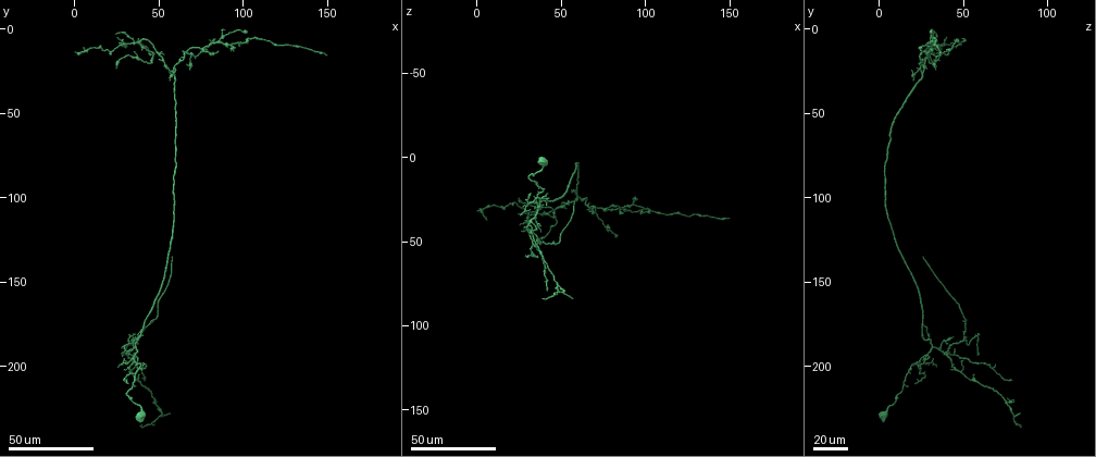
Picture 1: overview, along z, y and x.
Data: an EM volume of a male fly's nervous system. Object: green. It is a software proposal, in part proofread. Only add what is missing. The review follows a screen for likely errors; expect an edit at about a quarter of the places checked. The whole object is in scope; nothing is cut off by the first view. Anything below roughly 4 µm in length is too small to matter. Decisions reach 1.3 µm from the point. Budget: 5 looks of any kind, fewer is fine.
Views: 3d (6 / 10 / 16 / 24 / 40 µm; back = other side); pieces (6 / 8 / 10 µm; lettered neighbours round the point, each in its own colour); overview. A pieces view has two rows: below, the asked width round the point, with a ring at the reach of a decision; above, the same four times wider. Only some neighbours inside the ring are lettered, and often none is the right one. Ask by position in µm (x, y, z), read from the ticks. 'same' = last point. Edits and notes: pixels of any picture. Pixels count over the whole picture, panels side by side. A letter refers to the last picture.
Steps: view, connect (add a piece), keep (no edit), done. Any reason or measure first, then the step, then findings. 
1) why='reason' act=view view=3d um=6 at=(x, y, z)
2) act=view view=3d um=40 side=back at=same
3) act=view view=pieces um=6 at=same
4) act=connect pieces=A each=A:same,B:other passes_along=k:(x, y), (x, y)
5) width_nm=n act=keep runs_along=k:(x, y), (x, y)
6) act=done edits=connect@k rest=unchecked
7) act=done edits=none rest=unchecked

why='thin end' act=view view=3d um=24 at=(149, 16, 37)

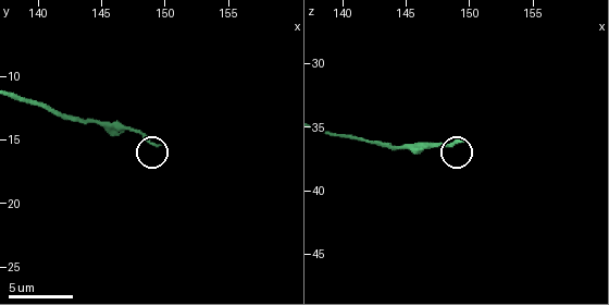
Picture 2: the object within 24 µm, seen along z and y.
why='what lies round it' act=view view=pieces um=6 at=(149.6, 15.2, 36.4)

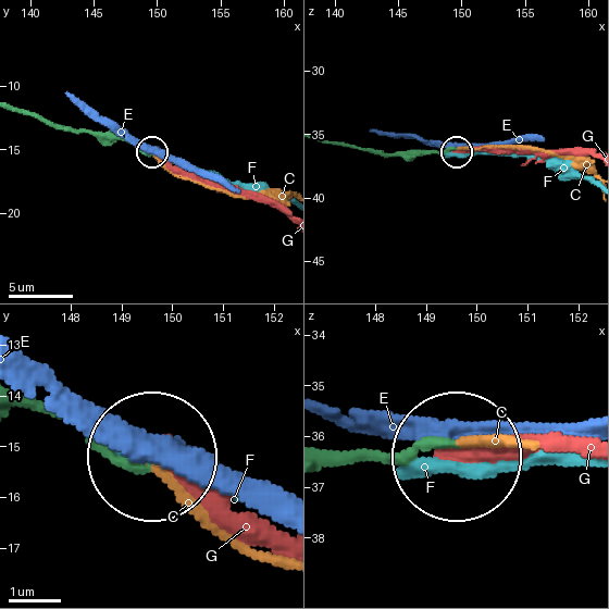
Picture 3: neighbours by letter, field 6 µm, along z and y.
act=connect pieces=C each=C:same,E:other,F:other,G:other passes_along=3:(421, 152), (526, 146), (575, 156), (588, 165) found='it goes on there'

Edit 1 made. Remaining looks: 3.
why='free end' act=view view=3d um=40 at=(90, 9, 30)

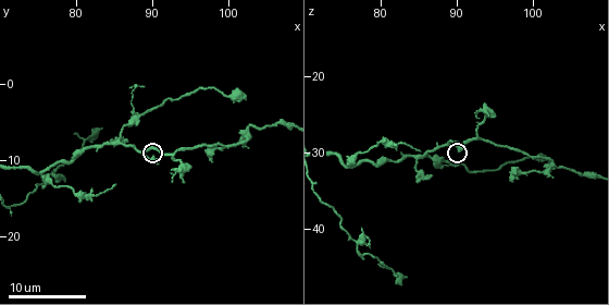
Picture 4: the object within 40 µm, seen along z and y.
why='what lies round it' act=view view=pieces um=6 at=(90.5, 10.5, 29.5)

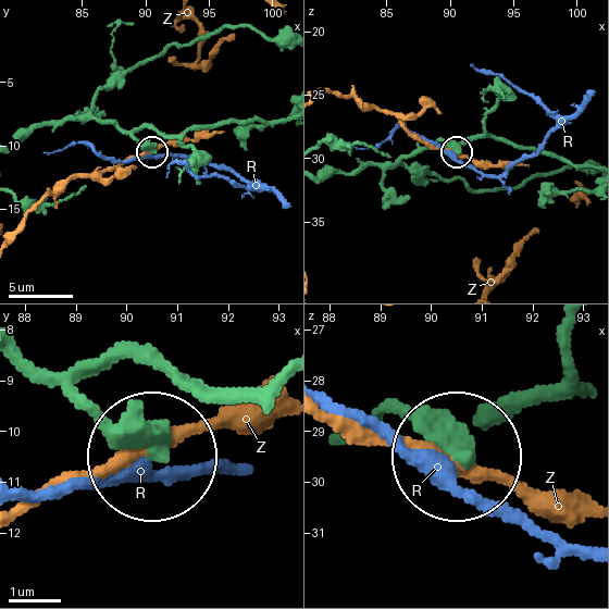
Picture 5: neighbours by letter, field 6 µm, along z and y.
width_nm=450 act=keep each=R:other,Z:other runs_along=5:(322, 178), (370, 165), (393, 165), (442, 141), (457, 151) found='no lettered piece goes on from it'

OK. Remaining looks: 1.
act=done edits=connect@3 rest=unchecked

